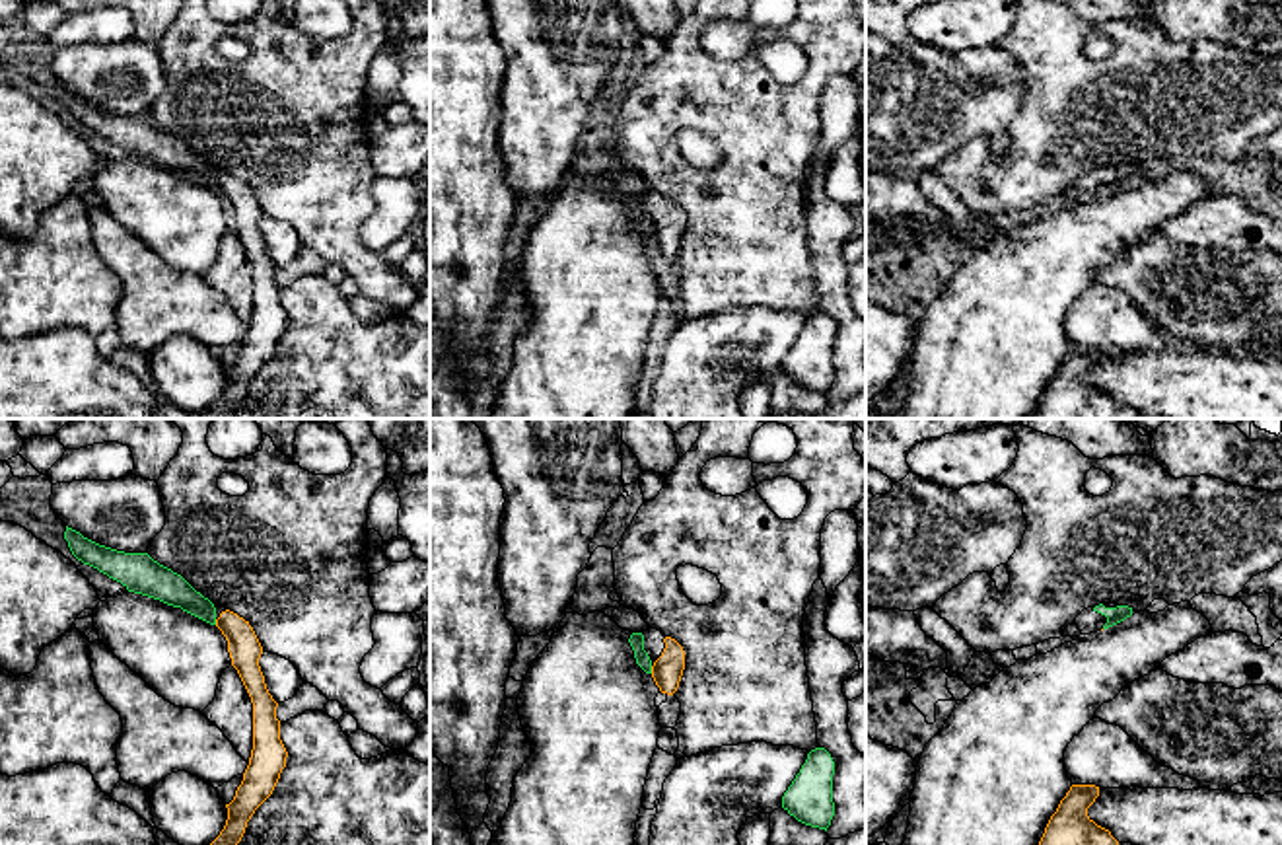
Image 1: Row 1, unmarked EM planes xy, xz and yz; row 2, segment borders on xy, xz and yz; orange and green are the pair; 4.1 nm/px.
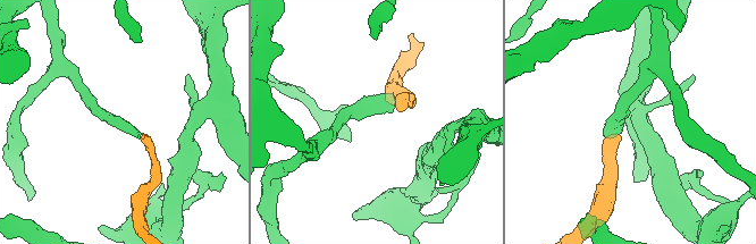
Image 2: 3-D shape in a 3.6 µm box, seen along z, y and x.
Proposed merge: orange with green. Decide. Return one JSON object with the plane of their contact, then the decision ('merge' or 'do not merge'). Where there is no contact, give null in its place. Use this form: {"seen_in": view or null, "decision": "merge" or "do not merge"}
{"seen_in": "xz", "decision": "merge"}

